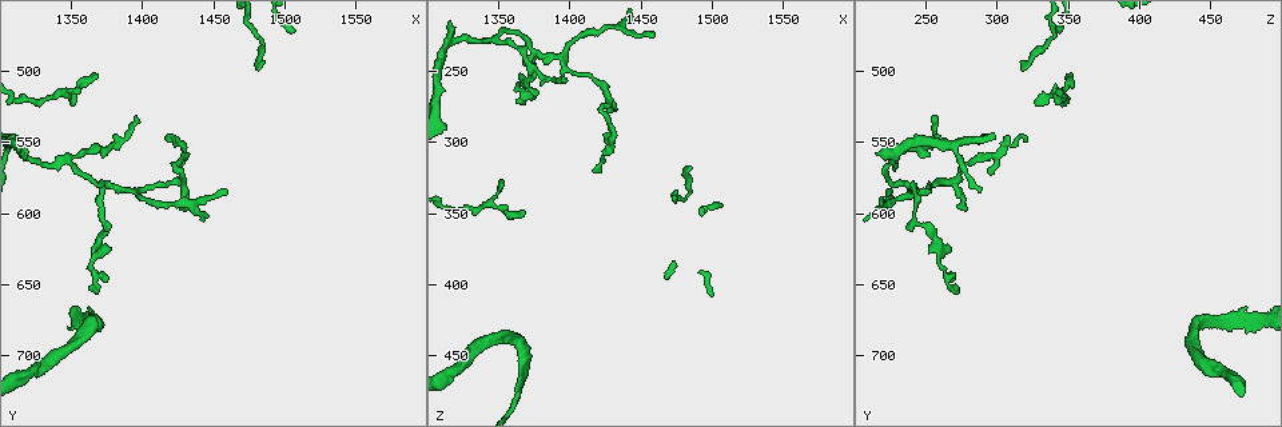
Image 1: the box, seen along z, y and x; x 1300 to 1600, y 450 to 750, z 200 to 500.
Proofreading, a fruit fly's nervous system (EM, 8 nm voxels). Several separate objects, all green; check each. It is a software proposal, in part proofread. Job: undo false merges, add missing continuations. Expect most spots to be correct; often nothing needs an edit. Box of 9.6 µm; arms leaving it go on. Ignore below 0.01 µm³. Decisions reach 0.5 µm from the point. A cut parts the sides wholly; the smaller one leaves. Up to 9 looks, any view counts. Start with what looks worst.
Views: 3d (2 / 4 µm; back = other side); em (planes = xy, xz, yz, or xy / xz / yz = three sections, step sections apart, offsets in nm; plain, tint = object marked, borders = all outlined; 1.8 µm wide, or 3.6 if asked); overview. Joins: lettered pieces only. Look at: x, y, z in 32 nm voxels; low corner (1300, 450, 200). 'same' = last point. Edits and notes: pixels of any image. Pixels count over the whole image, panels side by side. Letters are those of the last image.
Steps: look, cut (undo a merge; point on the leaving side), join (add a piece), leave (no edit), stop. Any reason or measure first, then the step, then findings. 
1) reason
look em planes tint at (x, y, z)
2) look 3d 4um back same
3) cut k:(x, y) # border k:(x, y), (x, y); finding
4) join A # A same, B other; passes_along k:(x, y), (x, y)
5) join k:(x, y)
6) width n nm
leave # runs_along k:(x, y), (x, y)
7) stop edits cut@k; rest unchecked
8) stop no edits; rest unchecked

three-way junction
look em 3.6um planes borders at (1372, 582, 236)

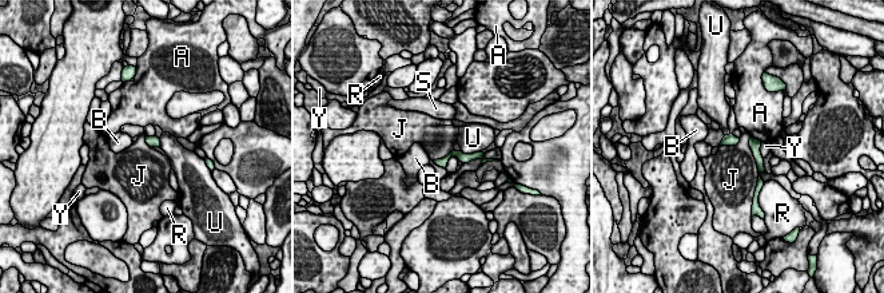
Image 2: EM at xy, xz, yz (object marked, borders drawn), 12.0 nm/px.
width 90 nm
leave # A other, B other, J other, R other, S other, U other, Y other; border 2:(751, 137), (749, 146), (759, 171); one cell here

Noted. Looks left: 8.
long arm stops here
look em xz step 16 borders at (1364, 654, 272)

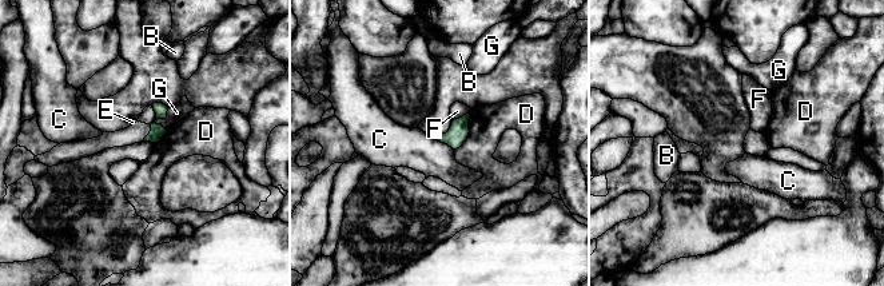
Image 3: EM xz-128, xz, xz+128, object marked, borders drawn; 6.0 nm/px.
longest_contact D 260 nm
leave # B other, C other, D other, E other, F other, G other; border 3:(434, 136), (453, 150); none of them fits

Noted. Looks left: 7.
tapers out
look 3d 4um at (1418, 546, 322)

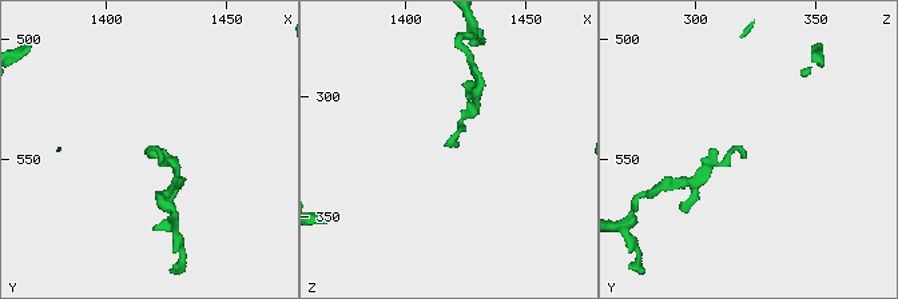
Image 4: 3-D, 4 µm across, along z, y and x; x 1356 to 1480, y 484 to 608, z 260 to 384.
shape alone is not enough
look em xy step 8 borders at (1416, 548, 321)

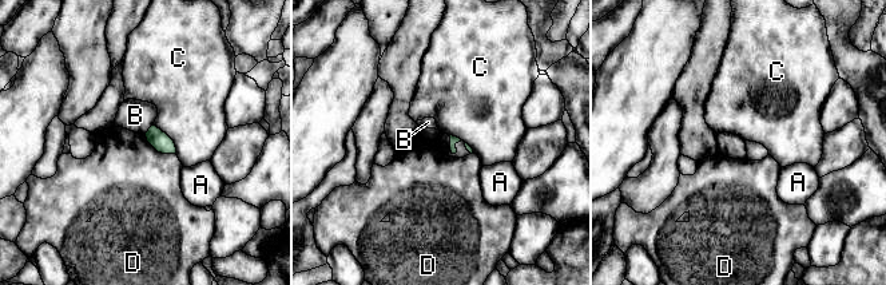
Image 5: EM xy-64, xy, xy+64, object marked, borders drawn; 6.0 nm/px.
leave # A other, B other, C other, D other; border 5:(144, 134), (158, 151), (174, 154); none of them fits

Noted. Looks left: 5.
abrupt turn
look 3d 2um at (1366, 674, 444)

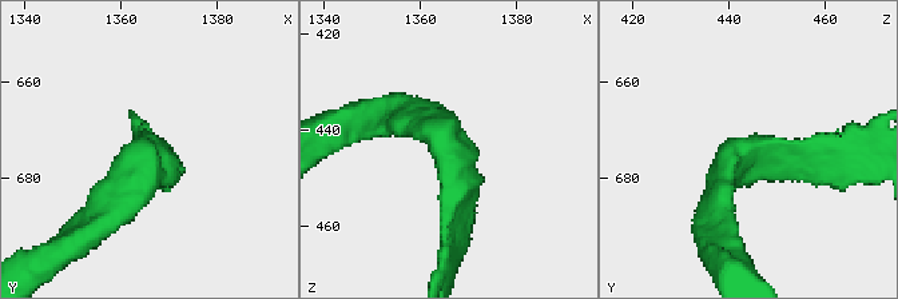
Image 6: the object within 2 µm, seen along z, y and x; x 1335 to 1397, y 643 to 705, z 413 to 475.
look em 3.6um planes borders at (1365, 676, 442)

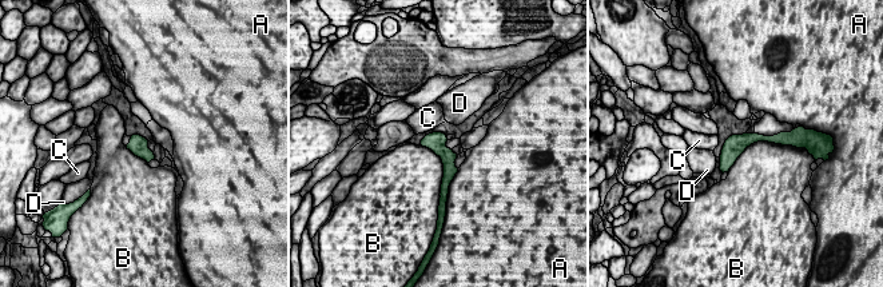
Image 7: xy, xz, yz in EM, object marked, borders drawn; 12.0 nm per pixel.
width 240 nm
leave # A other, B other, C other, D other; runs_along 7:(775, 139), (747, 139), (723, 167); all the same cell

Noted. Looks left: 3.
stop no edits; rest unchecked

